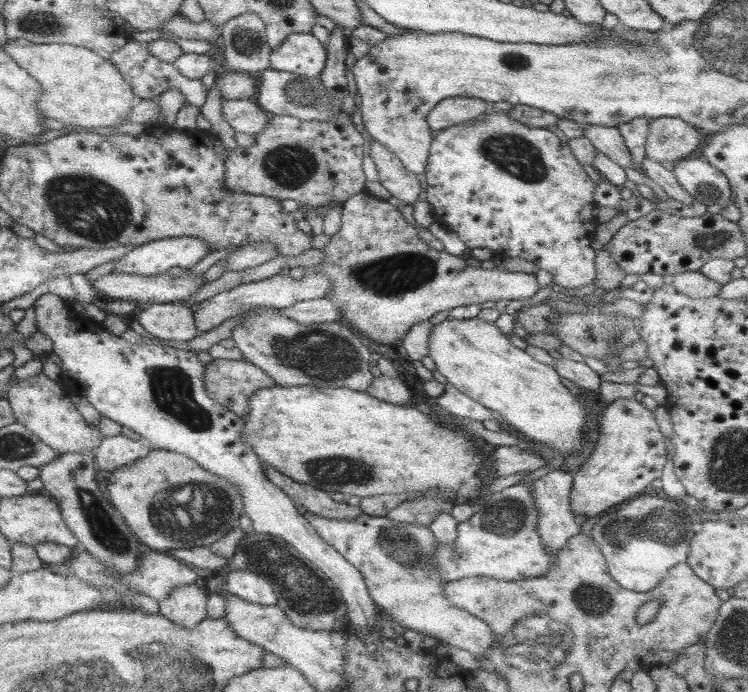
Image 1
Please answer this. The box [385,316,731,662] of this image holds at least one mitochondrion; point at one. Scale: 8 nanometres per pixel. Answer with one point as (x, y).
(503, 518)

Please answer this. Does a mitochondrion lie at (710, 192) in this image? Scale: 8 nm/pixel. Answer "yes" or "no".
yes

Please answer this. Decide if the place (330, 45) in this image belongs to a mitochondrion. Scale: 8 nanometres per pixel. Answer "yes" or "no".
no

